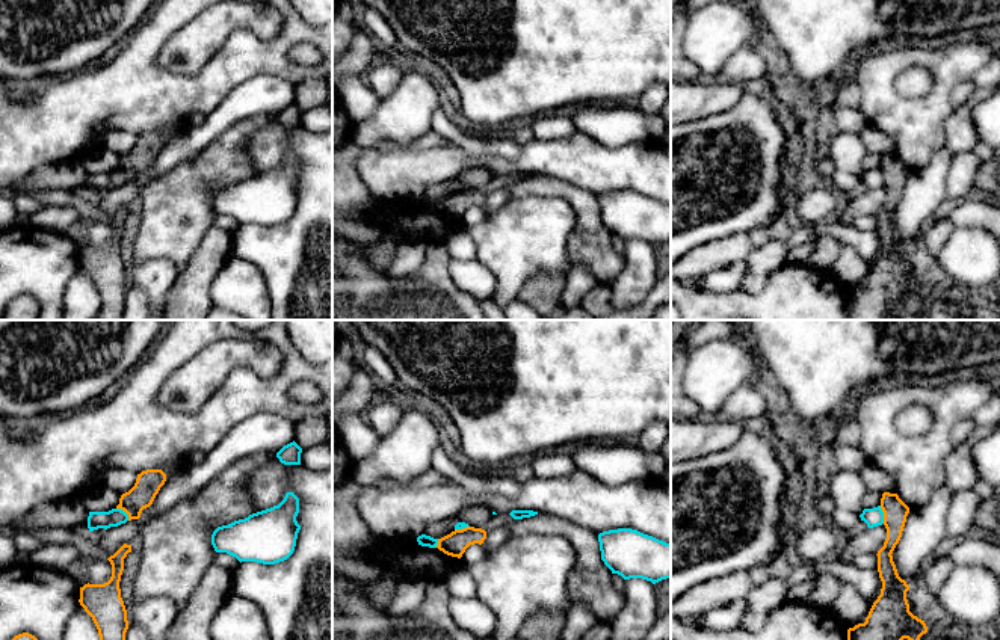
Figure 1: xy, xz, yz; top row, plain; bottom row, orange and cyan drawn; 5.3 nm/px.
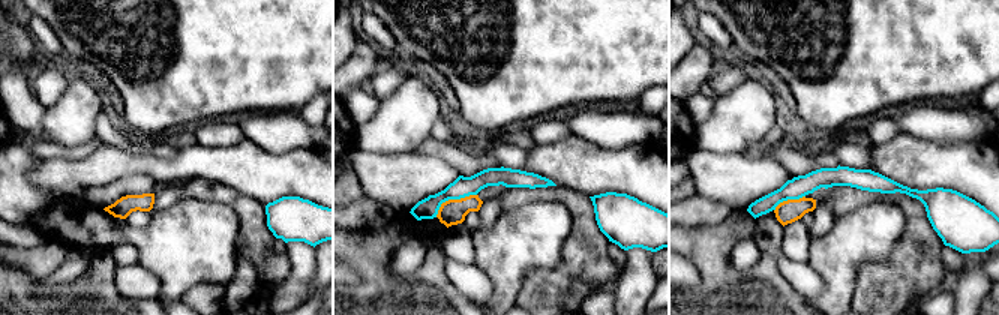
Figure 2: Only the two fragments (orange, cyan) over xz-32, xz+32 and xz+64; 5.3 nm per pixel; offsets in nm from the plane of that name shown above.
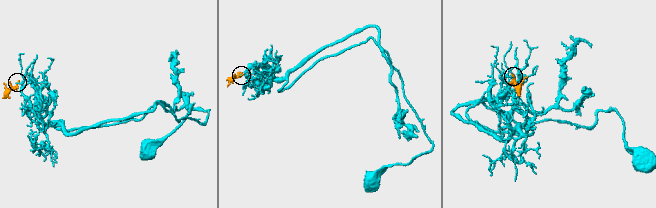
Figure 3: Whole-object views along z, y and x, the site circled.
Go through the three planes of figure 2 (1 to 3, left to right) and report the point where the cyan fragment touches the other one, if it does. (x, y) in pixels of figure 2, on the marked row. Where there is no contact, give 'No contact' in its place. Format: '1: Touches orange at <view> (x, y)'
1: No contact
2: Touches orange at xz+32 (452, 200)
3: Touches orange at xz+64 (788, 200)

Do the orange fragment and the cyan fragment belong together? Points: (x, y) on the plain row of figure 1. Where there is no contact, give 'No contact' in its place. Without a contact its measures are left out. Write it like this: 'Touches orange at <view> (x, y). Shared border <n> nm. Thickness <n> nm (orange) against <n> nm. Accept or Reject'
Touches orange at yz (884, 177). Shared border 100 nm. Thickness 130 nm (orange) against 100 nm. Reject

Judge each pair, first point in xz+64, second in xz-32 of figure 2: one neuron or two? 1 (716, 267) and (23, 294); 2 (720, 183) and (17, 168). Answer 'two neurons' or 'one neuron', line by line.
1: one neuron
2: two neurons

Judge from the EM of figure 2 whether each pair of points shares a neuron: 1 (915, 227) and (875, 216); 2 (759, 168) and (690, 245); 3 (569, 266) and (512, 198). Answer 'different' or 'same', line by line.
1: different
2: different
3: same

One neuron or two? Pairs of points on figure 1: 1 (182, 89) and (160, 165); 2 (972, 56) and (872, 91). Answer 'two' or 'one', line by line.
1: two
2: one

